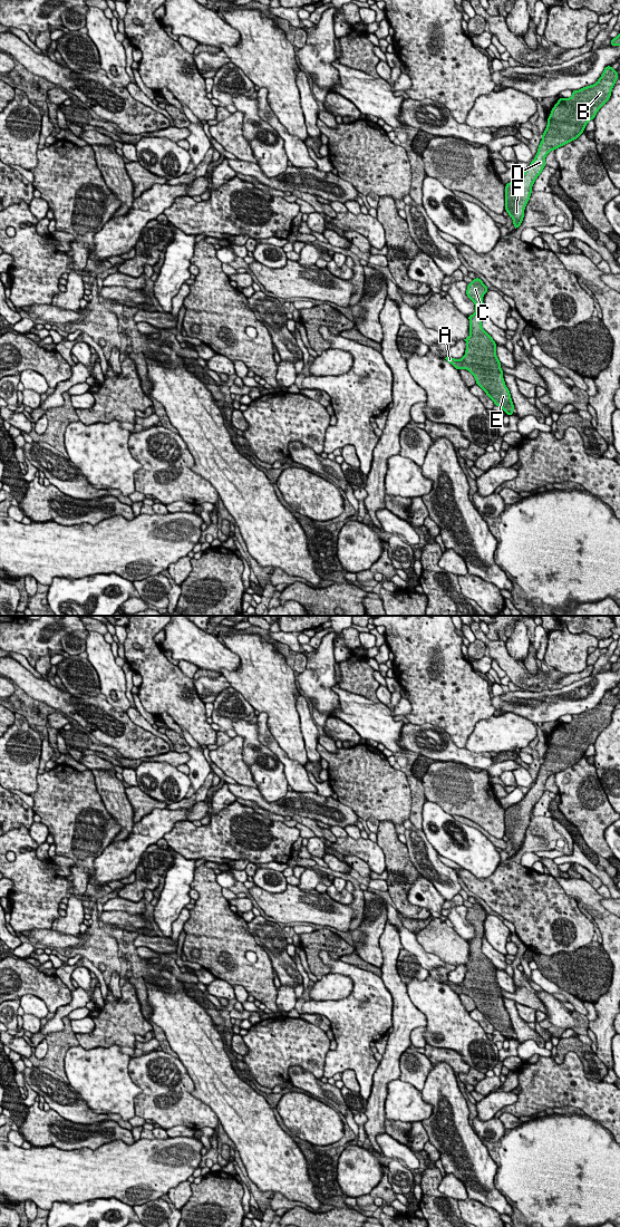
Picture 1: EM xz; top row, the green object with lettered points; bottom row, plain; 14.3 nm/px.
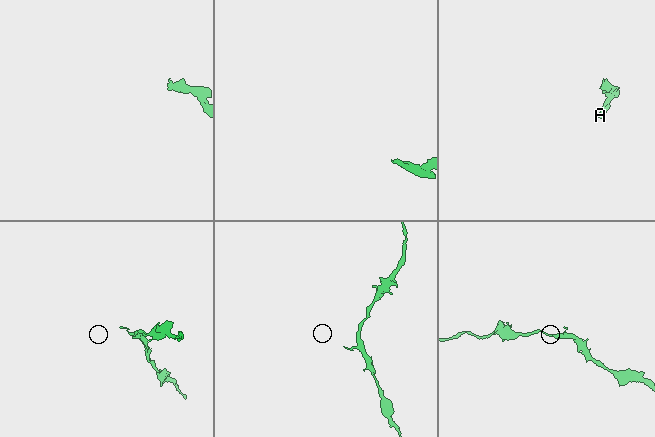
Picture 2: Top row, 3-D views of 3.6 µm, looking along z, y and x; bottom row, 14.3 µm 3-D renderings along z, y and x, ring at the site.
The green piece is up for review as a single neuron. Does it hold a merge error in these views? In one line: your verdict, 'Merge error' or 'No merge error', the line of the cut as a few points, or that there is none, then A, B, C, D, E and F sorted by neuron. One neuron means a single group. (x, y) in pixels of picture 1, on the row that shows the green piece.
No merge error. No split. Groups: A B C D E F

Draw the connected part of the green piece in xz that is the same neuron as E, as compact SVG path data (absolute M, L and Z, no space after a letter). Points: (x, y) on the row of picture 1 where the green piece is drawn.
M479 278L468 283L466 294L475 303L475 313L469 319L469 336L466 341L465 355L461 359L445 359L456 369L466 369L475 378L486 395L500 406L507 416L513 415L514 405L503 378L501 363L496 356L496 342L482 327L483 297L488 291Z

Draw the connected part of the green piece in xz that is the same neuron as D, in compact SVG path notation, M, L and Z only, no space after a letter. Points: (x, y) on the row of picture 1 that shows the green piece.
M607 66L595 84L572 90L570 98L559 98L553 106L534 160L519 178L505 185L505 211L512 218L515 229L523 221L532 186L545 166L548 153L577 139L583 133L587 124L594 119L611 97L618 78L617 70Z

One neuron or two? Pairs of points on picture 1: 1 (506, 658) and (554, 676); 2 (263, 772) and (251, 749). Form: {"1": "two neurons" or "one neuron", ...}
{"1": "one neuron", "2": "one neuron"}

